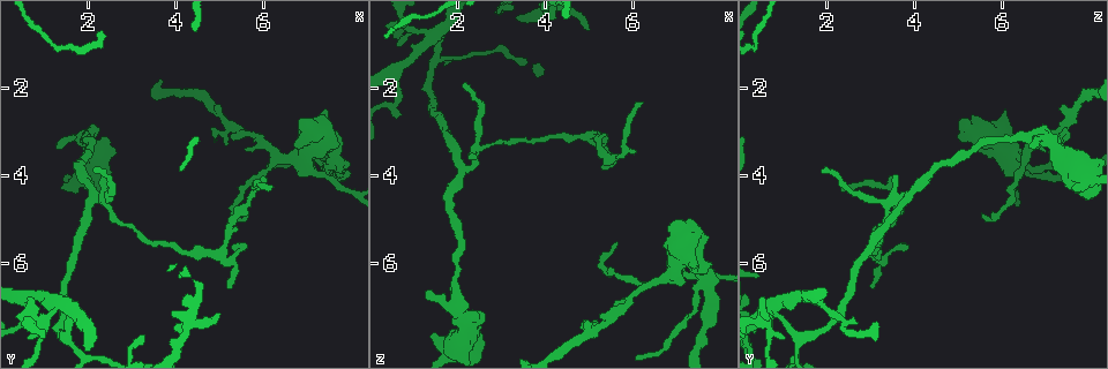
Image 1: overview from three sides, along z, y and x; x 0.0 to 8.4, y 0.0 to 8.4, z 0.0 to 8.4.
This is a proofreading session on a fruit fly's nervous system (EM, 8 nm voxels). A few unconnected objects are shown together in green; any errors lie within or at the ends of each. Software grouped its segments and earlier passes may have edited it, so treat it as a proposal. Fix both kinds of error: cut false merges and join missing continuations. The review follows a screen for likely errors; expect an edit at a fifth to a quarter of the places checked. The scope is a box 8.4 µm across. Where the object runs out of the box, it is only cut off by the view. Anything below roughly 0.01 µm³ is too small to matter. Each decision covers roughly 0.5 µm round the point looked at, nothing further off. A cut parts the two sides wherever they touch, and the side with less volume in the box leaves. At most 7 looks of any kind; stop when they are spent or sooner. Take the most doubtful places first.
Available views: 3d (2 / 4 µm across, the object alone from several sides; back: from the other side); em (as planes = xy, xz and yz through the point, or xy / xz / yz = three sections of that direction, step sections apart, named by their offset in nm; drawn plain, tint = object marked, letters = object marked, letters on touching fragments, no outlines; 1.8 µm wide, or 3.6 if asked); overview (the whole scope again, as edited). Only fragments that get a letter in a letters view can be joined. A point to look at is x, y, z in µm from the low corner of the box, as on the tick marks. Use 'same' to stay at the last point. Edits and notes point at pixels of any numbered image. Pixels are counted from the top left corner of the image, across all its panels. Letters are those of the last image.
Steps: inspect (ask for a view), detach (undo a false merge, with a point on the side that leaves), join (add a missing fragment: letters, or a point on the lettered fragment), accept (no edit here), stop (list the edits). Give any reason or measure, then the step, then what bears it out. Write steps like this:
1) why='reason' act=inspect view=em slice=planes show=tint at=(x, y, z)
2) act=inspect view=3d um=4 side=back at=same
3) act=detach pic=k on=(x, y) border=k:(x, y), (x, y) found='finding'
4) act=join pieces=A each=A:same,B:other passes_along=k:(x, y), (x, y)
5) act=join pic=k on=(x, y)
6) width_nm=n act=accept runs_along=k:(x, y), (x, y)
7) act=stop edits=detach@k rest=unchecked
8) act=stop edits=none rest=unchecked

why='tapers out' act=inspect view=3d um=2 at=(5.00, 7.10, 0.65)

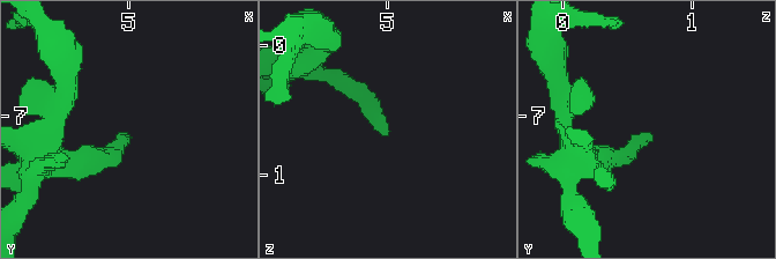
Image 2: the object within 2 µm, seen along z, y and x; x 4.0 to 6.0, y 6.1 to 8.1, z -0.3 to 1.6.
act=inspect view=em slice=planes show=letters at=(4.96, 7.14, 0.72)

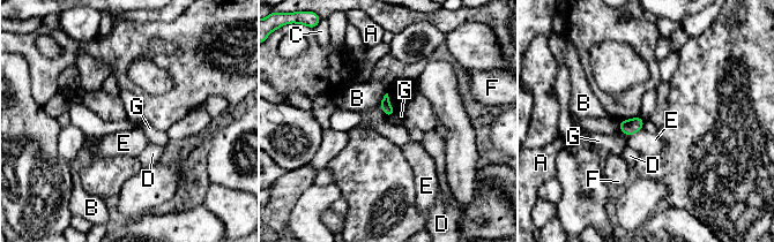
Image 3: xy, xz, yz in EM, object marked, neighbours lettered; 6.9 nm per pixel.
longest_contact=E:120nm act=accept each=A:other,B:other,C:other,D:other,E:other,F:other,G:other found='none of them fits'

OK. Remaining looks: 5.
act=inspect view=em um=3.6 slice=xy step=16 show=tint at=(1.45, 4.25, 7.55)

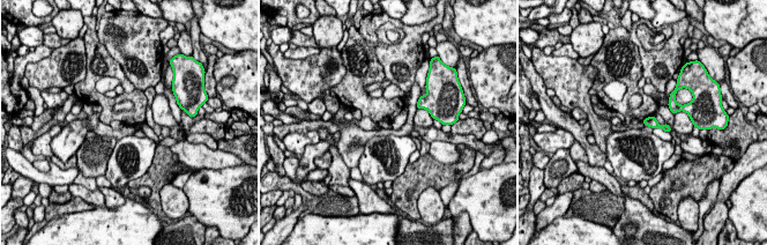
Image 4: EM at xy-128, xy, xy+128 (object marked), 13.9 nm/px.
act=inspect view=em um=3.6 slice=planes show=letters at=same

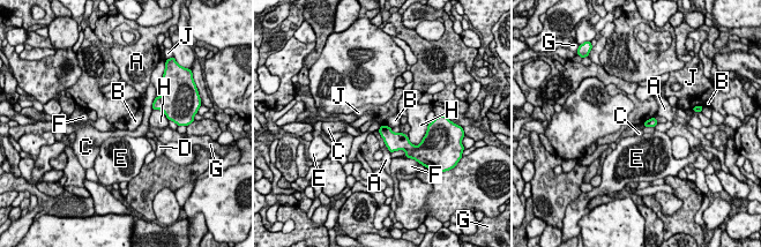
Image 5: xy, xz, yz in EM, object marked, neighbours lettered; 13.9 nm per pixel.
act=accept each=A:other,B:other,C:other,D:other,E:other,F:other,G:other,H:other,J:other border=5:(653, 115), (643, 121) found='no lettered fragment goes on from it'

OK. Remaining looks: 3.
act=inspect view=em slice=xy step=8 show=letters at=(0.95, 7.85, 0.70)

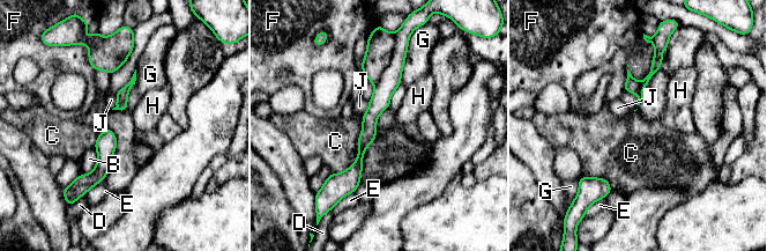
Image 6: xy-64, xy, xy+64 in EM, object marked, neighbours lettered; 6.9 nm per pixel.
act=detach pic=6 on=(380, 44) each=B:other,C:other,D:other,E:other,F:other,G:other,H:other,J:other border=6:(393, 49), (388, 65), (374, 85) found='a second cell is stuck on'

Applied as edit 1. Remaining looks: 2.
act=stop edits=detach@6 rest=unchecked

